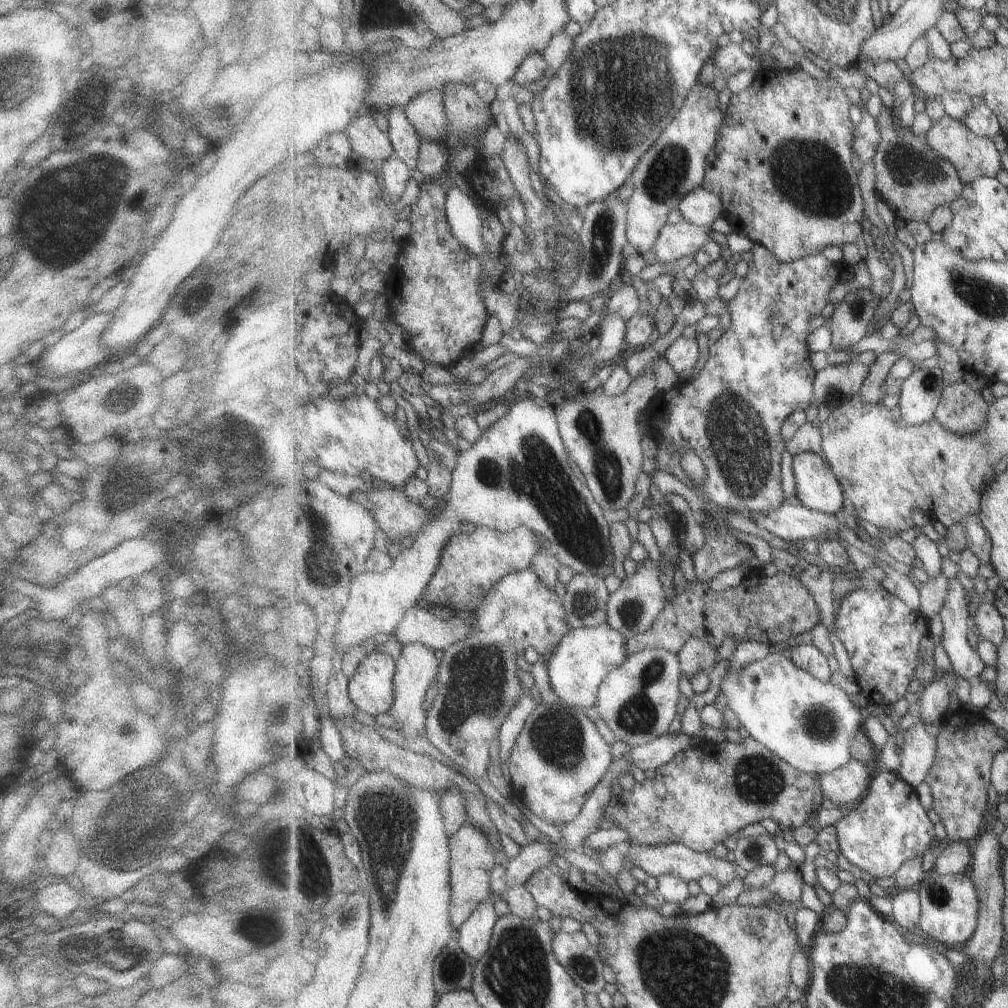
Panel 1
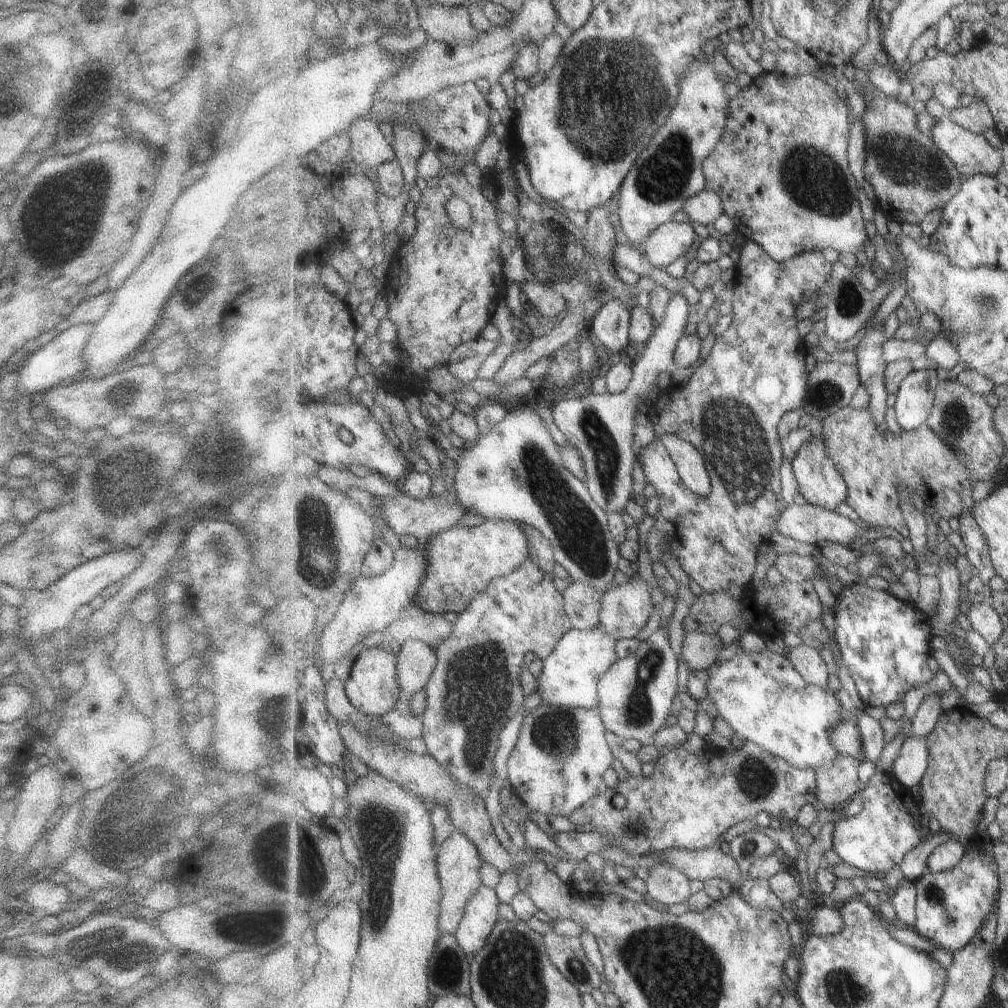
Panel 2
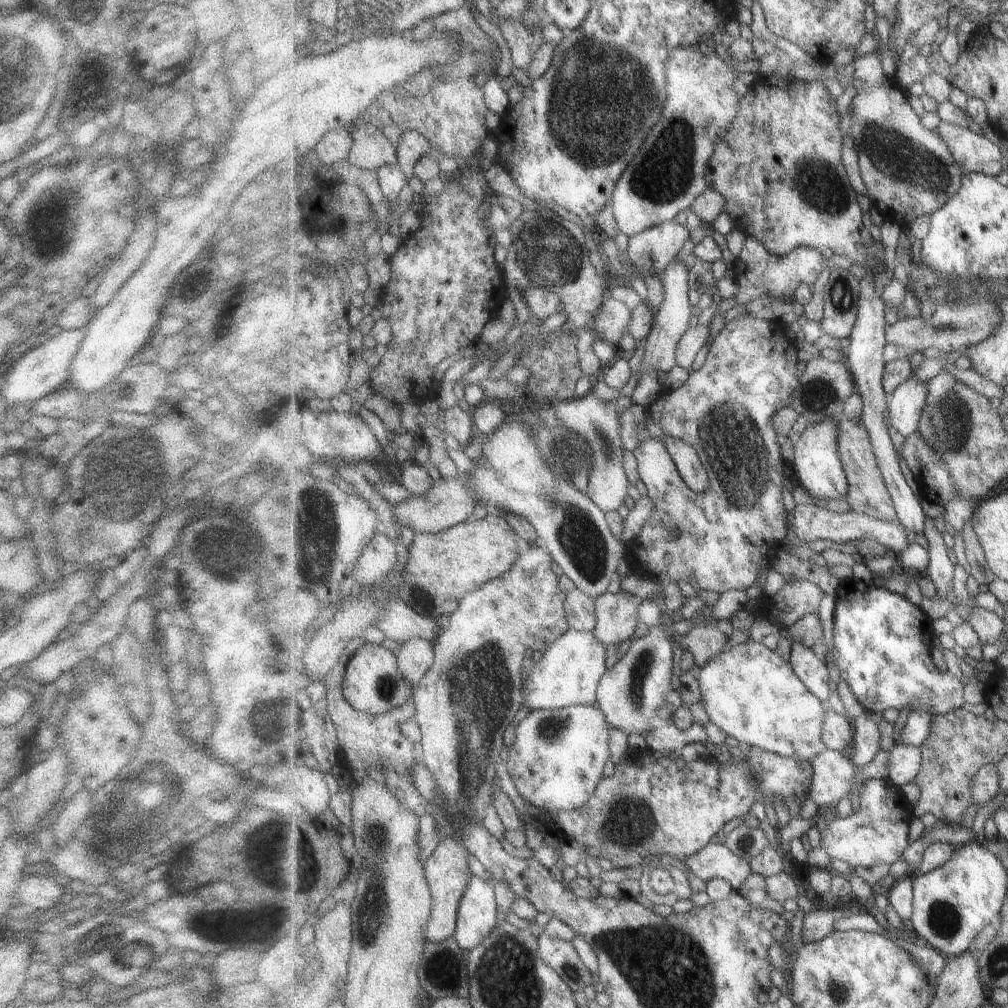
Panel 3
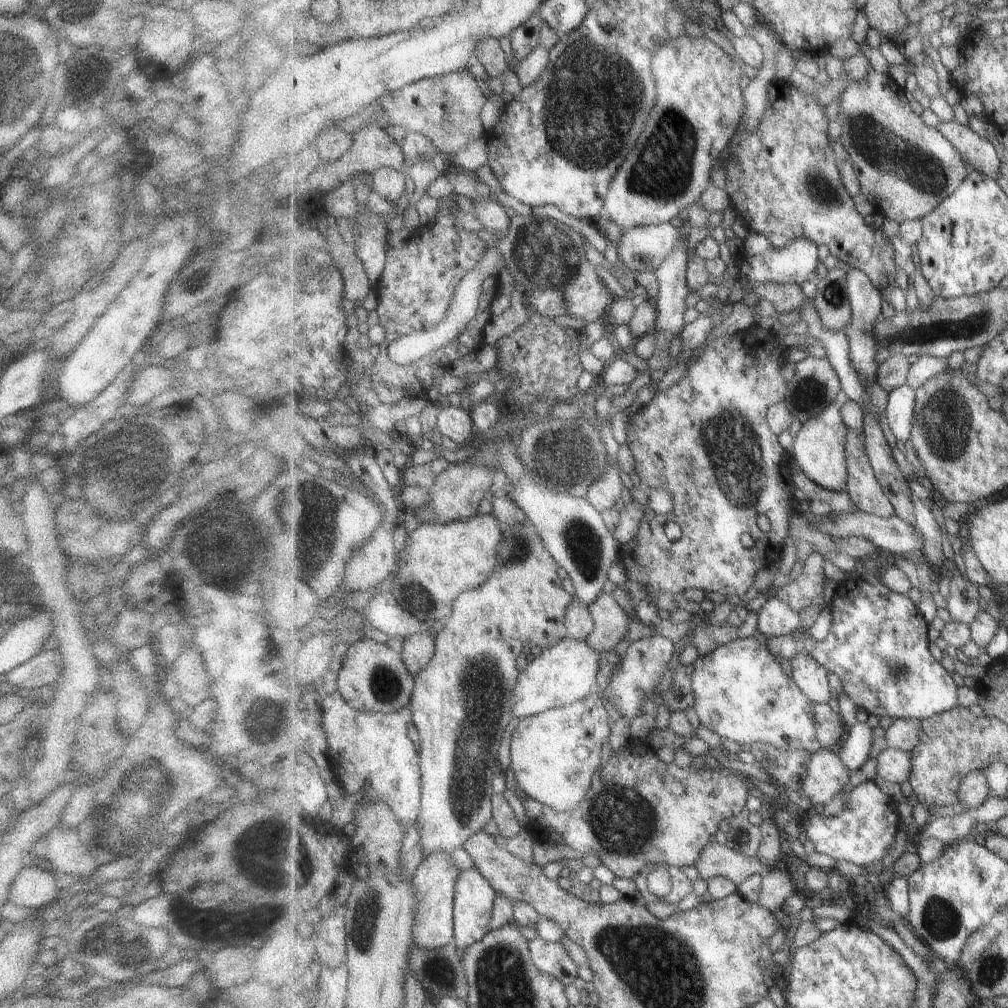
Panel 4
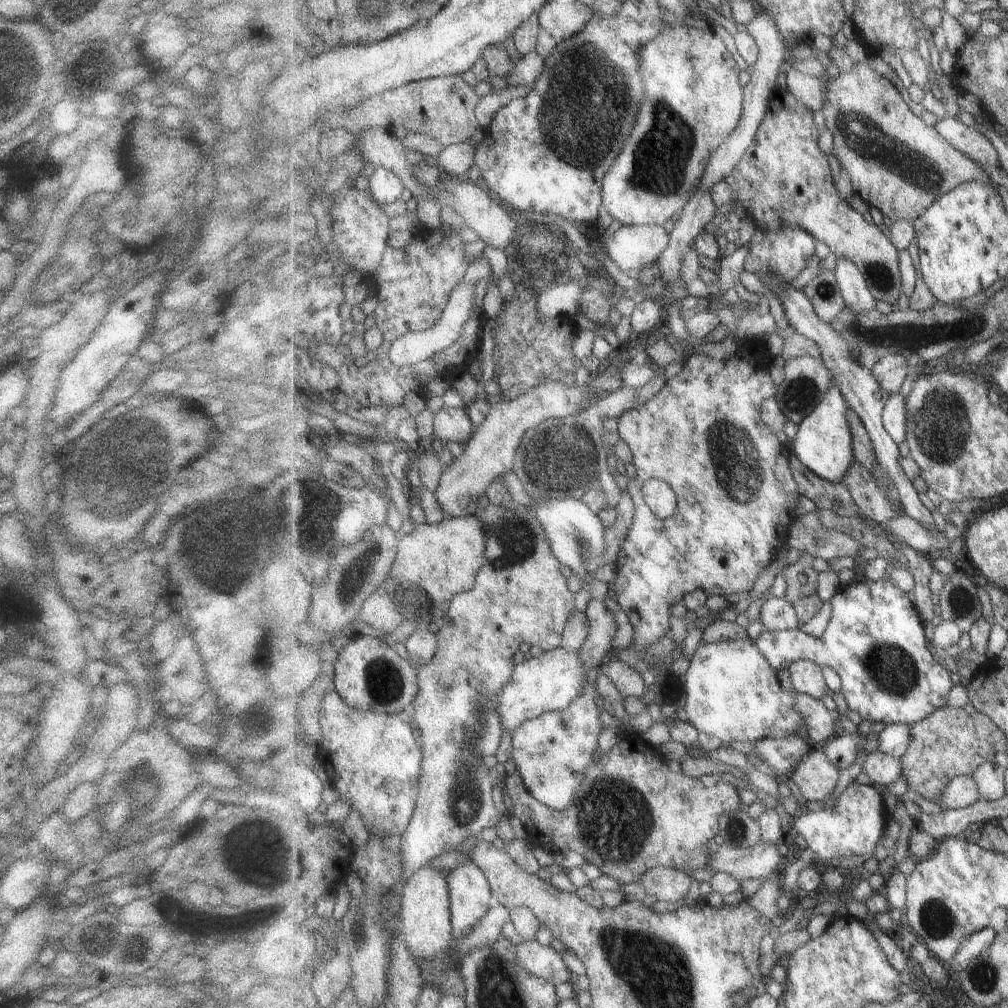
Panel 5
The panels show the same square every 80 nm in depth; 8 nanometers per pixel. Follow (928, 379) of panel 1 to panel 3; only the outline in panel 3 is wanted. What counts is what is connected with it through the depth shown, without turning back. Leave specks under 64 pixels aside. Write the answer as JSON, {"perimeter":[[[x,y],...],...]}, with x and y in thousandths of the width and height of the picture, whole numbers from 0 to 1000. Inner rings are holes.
{"perimeter":[[[904,372],[880,393],[882,419],[900,435],[912,425],[921,398],[921,383]]]}

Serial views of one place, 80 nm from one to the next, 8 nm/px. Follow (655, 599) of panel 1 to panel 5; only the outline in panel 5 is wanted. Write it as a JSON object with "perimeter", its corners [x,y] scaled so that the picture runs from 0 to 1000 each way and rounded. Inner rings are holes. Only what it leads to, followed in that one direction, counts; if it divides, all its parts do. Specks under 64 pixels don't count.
{"perimeter":[[[588,594],[580,603],[585,628],[574,647],[583,665],[583,671],[586,667],[593,666],[594,661],[601,656],[600,649],[608,644],[612,617],[602,601],[598,595]]]}

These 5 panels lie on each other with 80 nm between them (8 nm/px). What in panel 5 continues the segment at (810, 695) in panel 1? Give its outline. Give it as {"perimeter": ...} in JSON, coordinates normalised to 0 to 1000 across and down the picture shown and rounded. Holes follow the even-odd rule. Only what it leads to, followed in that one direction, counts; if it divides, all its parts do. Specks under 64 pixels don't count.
{"perimeter":[[[741,633],[730,636],[713,636],[712,638],[694,637],[680,670],[682,716],[691,721],[694,727],[715,732],[719,739],[742,741],[758,732],[795,731],[808,739],[800,720],[799,711],[790,701],[790,686],[777,684],[773,671],[761,652],[752,644],[750,637]]]}

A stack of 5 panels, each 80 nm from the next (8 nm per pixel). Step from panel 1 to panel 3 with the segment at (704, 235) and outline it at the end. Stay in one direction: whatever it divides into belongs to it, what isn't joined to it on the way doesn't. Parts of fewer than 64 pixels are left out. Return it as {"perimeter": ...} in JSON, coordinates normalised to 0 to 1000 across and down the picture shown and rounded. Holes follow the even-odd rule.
{"perimeter":[[[664,219],[625,235],[621,248],[630,263],[659,269],[684,240],[684,234],[686,230],[680,223]]]}

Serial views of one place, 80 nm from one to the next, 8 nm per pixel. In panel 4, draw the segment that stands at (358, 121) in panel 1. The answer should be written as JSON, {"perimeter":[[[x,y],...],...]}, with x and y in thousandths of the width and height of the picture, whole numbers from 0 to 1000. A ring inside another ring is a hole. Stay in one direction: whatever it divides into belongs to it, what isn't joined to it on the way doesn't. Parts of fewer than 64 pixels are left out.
{"perimeter":[[[368,124],[354,129],[351,133],[350,145],[331,162],[326,163],[329,183],[341,182],[351,172],[369,172],[378,166],[388,166],[405,173],[406,160],[403,159],[398,141],[392,141],[380,127]]]}

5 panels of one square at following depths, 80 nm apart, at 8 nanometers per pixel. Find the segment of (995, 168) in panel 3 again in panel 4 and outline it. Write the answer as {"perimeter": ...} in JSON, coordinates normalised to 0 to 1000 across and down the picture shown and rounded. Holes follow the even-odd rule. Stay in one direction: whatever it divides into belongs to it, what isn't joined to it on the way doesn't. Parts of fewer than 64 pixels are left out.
{"perimeter":[[[947,118],[934,120],[930,127],[945,142],[961,167],[987,179],[991,177],[994,162],[989,147],[979,137],[971,135],[967,129]]]}

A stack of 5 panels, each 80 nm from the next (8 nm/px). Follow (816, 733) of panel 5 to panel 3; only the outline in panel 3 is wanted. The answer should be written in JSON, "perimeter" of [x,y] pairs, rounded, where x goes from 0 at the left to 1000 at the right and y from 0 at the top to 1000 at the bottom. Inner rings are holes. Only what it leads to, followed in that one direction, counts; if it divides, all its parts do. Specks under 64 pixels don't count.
{"perimeter":[[[822,703],[818,716],[815,722],[815,733],[822,743],[839,748],[844,748],[845,738],[847,735],[847,717],[840,708],[834,709],[828,707],[828,705]]]}

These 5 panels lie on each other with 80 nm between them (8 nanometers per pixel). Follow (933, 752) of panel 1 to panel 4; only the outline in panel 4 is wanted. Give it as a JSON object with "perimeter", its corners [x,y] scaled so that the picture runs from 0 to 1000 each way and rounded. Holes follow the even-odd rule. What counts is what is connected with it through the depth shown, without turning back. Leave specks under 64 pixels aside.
{"perimeter":[[[880,741],[868,752],[870,770],[895,779],[905,767],[905,746]]]}

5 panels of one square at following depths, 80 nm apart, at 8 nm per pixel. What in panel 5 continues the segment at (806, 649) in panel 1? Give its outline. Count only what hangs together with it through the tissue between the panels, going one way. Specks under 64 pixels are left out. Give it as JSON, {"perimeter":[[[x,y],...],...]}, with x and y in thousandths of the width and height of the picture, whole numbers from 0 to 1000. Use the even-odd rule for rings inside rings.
{"perimeter":[[[793,654],[786,657],[782,663],[786,681],[792,688],[799,688],[807,692],[813,693],[822,688],[822,683],[816,673],[814,660],[810,657]]]}

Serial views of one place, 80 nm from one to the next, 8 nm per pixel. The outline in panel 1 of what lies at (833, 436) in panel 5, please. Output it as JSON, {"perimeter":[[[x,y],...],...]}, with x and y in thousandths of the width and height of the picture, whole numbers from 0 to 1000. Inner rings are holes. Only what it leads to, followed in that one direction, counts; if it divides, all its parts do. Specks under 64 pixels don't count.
{"perimeter":[[[795,448],[787,453],[790,492],[805,506],[833,511],[840,503],[837,481],[824,465],[819,453]]]}

